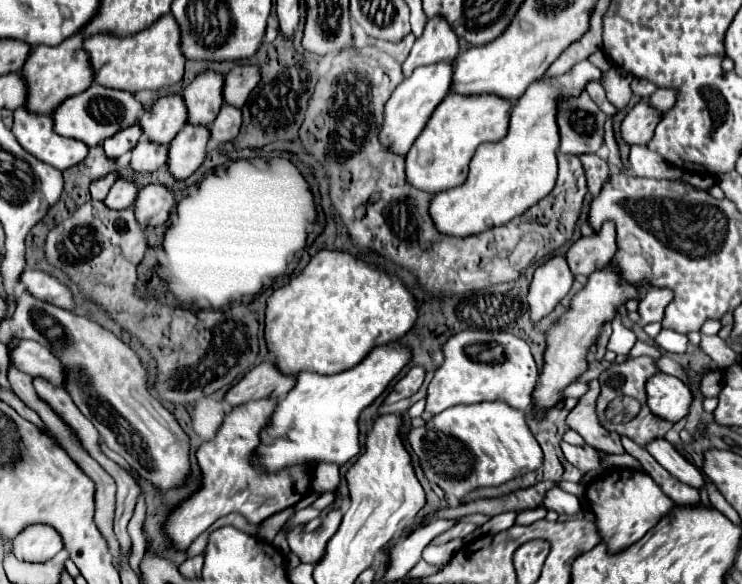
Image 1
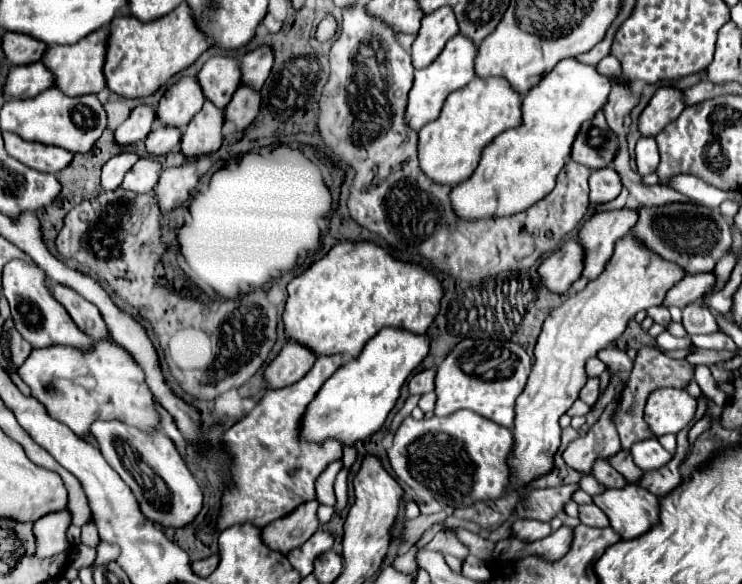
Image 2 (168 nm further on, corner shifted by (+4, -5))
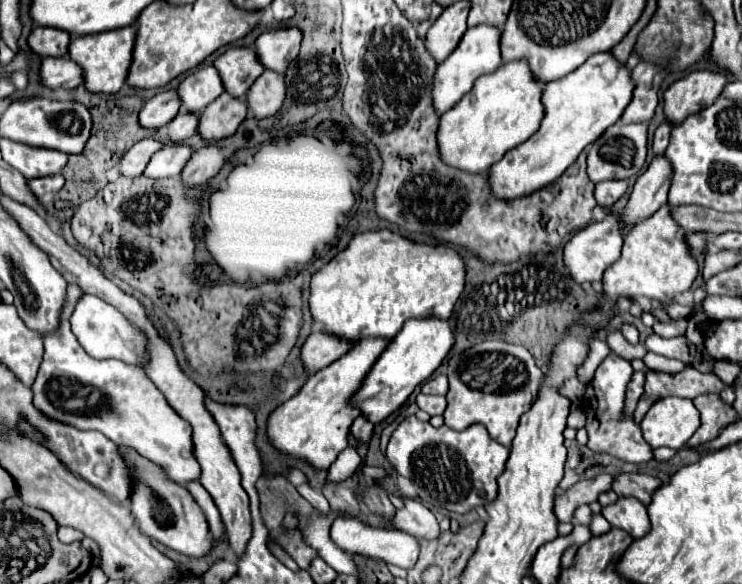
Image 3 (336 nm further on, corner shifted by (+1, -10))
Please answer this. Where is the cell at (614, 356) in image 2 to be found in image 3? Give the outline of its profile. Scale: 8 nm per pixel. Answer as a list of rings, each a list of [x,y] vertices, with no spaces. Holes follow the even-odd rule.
[[[608,354],[602,364],[598,366],[592,382],[586,388],[582,408],[588,416],[586,432],[588,432],[588,446],[592,452],[598,454],[610,454],[618,460],[632,462],[632,464],[642,464],[652,460],[652,448],[642,440],[640,426],[634,422],[632,416],[624,414],[624,400],[626,400],[626,386],[632,378],[632,366],[628,360]]]

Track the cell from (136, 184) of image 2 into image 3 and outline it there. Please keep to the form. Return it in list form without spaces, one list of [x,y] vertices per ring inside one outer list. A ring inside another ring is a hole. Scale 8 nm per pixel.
[[[170,144],[158,150],[150,164],[146,166],[146,176],[148,178],[170,178],[170,176],[180,176],[182,168],[192,156],[192,148],[188,144]]]

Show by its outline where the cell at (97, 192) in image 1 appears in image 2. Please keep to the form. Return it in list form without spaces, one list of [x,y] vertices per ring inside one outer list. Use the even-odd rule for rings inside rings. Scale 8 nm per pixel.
[[[123,153],[123,155],[117,155],[113,159],[109,159],[103,167],[103,173],[101,173],[101,187],[105,191],[111,191],[111,189],[117,189],[125,177],[125,173],[133,167],[133,163],[137,161],[139,157],[135,153]]]

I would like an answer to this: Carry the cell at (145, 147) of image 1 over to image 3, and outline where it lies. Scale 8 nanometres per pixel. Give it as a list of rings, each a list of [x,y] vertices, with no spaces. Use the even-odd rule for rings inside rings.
[[[180,110],[178,116],[166,128],[168,128],[168,136],[170,136],[172,142],[184,142],[186,138],[196,134],[198,114],[190,114],[186,110]]]

